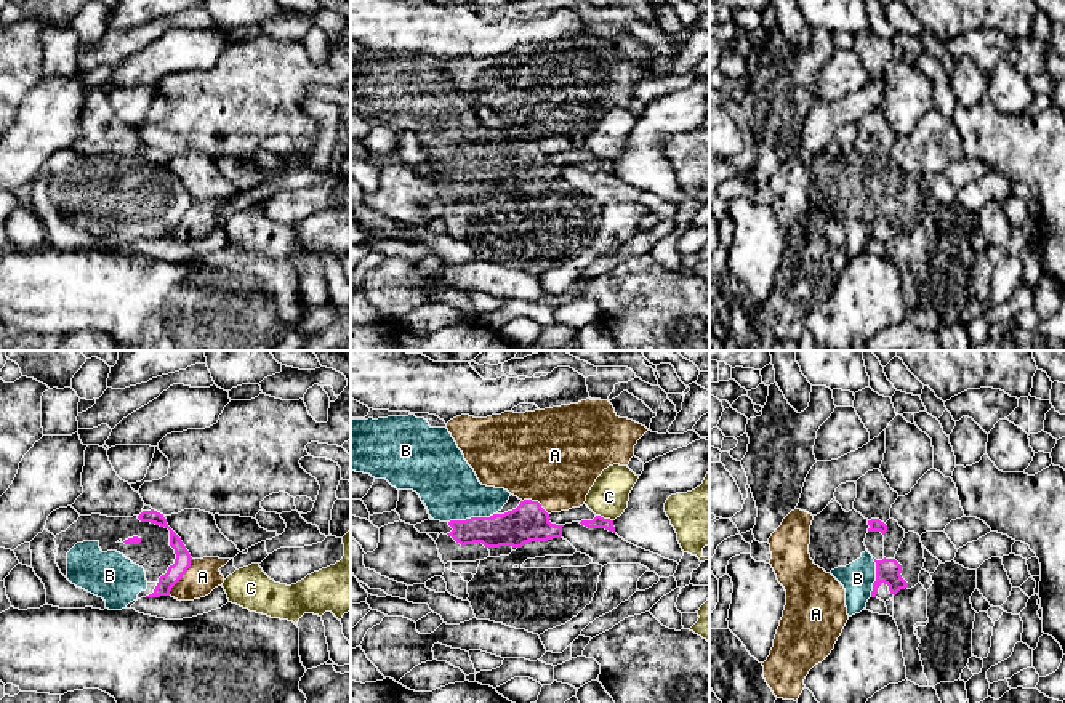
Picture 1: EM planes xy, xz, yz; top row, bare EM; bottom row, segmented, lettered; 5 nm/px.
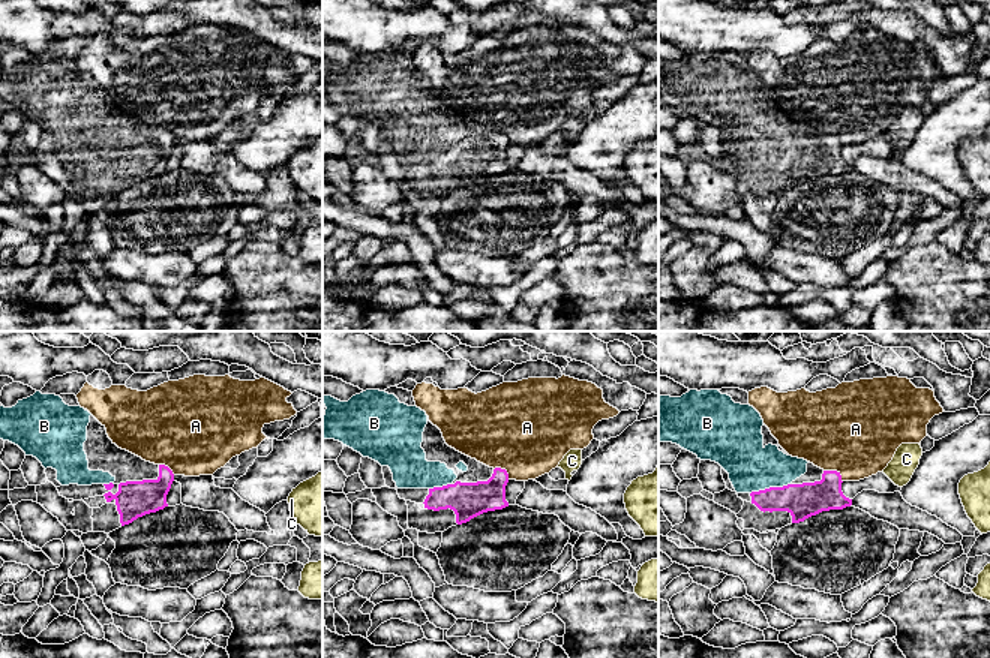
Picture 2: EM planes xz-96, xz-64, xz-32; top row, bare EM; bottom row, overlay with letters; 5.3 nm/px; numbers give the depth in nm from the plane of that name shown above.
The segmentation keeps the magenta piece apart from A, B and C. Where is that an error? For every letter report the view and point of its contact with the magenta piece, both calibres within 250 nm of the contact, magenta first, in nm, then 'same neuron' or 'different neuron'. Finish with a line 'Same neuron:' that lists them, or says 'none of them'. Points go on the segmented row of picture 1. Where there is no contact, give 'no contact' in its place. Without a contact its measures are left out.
A: meets magenta in xy at (181, 577); 90 nm thick on the magenta side, 170 nm on the other; different neuron
B: meets magenta in xz at (471, 518); 180 nm thick on the magenta side, 300 nm on the other; same neuron
C: meets magenta in xz at (602, 518); 60 nm thick on the magenta side, 200 nm on the other; different neuron
Same neuron: B

